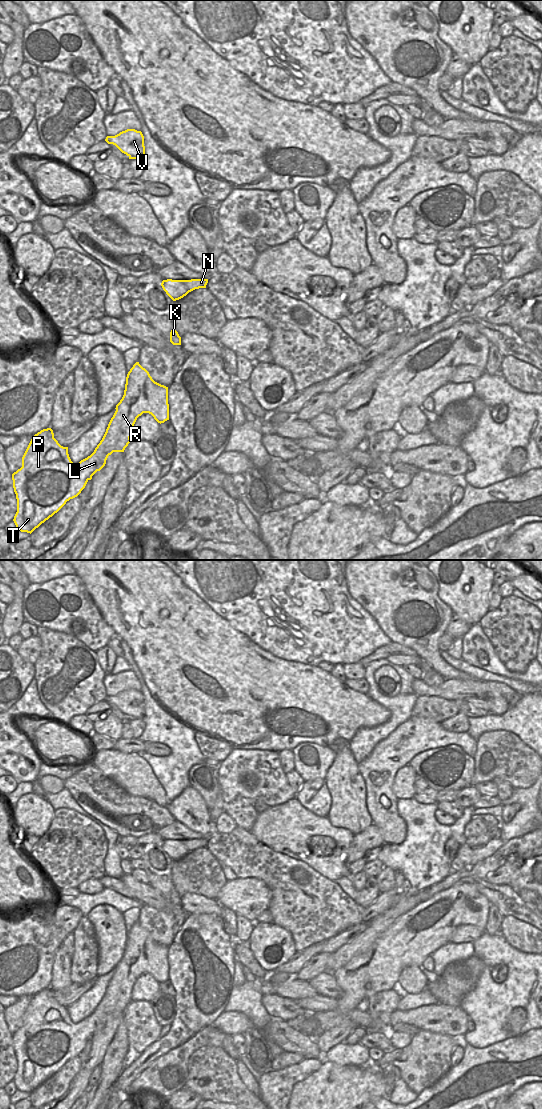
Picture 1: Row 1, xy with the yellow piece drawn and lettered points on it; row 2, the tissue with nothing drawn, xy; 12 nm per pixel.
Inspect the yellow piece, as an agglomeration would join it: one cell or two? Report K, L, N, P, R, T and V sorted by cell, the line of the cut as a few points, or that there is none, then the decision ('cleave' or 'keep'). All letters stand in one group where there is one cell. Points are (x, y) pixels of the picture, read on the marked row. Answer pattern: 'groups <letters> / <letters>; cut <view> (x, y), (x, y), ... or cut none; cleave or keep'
groups K L N P R T V; cut none; keep

